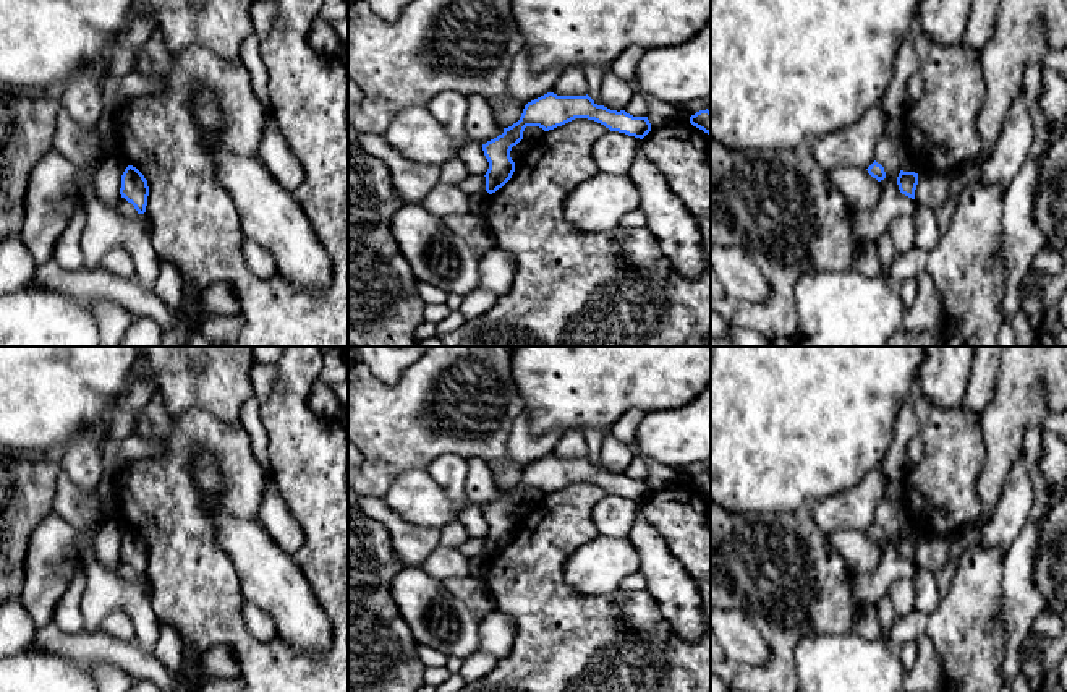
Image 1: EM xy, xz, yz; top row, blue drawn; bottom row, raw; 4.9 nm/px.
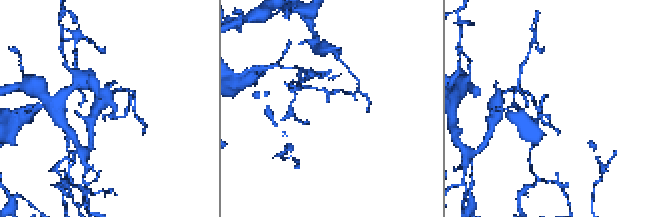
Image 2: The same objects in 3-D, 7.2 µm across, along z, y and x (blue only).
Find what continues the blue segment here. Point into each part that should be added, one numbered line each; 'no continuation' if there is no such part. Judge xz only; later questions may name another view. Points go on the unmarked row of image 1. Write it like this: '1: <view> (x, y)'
no continuation

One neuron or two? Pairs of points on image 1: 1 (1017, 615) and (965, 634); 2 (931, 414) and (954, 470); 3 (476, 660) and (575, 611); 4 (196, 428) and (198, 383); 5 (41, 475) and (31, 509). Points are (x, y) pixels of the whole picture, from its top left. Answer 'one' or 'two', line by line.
1: two
2: one
3: two
4: two
5: one

